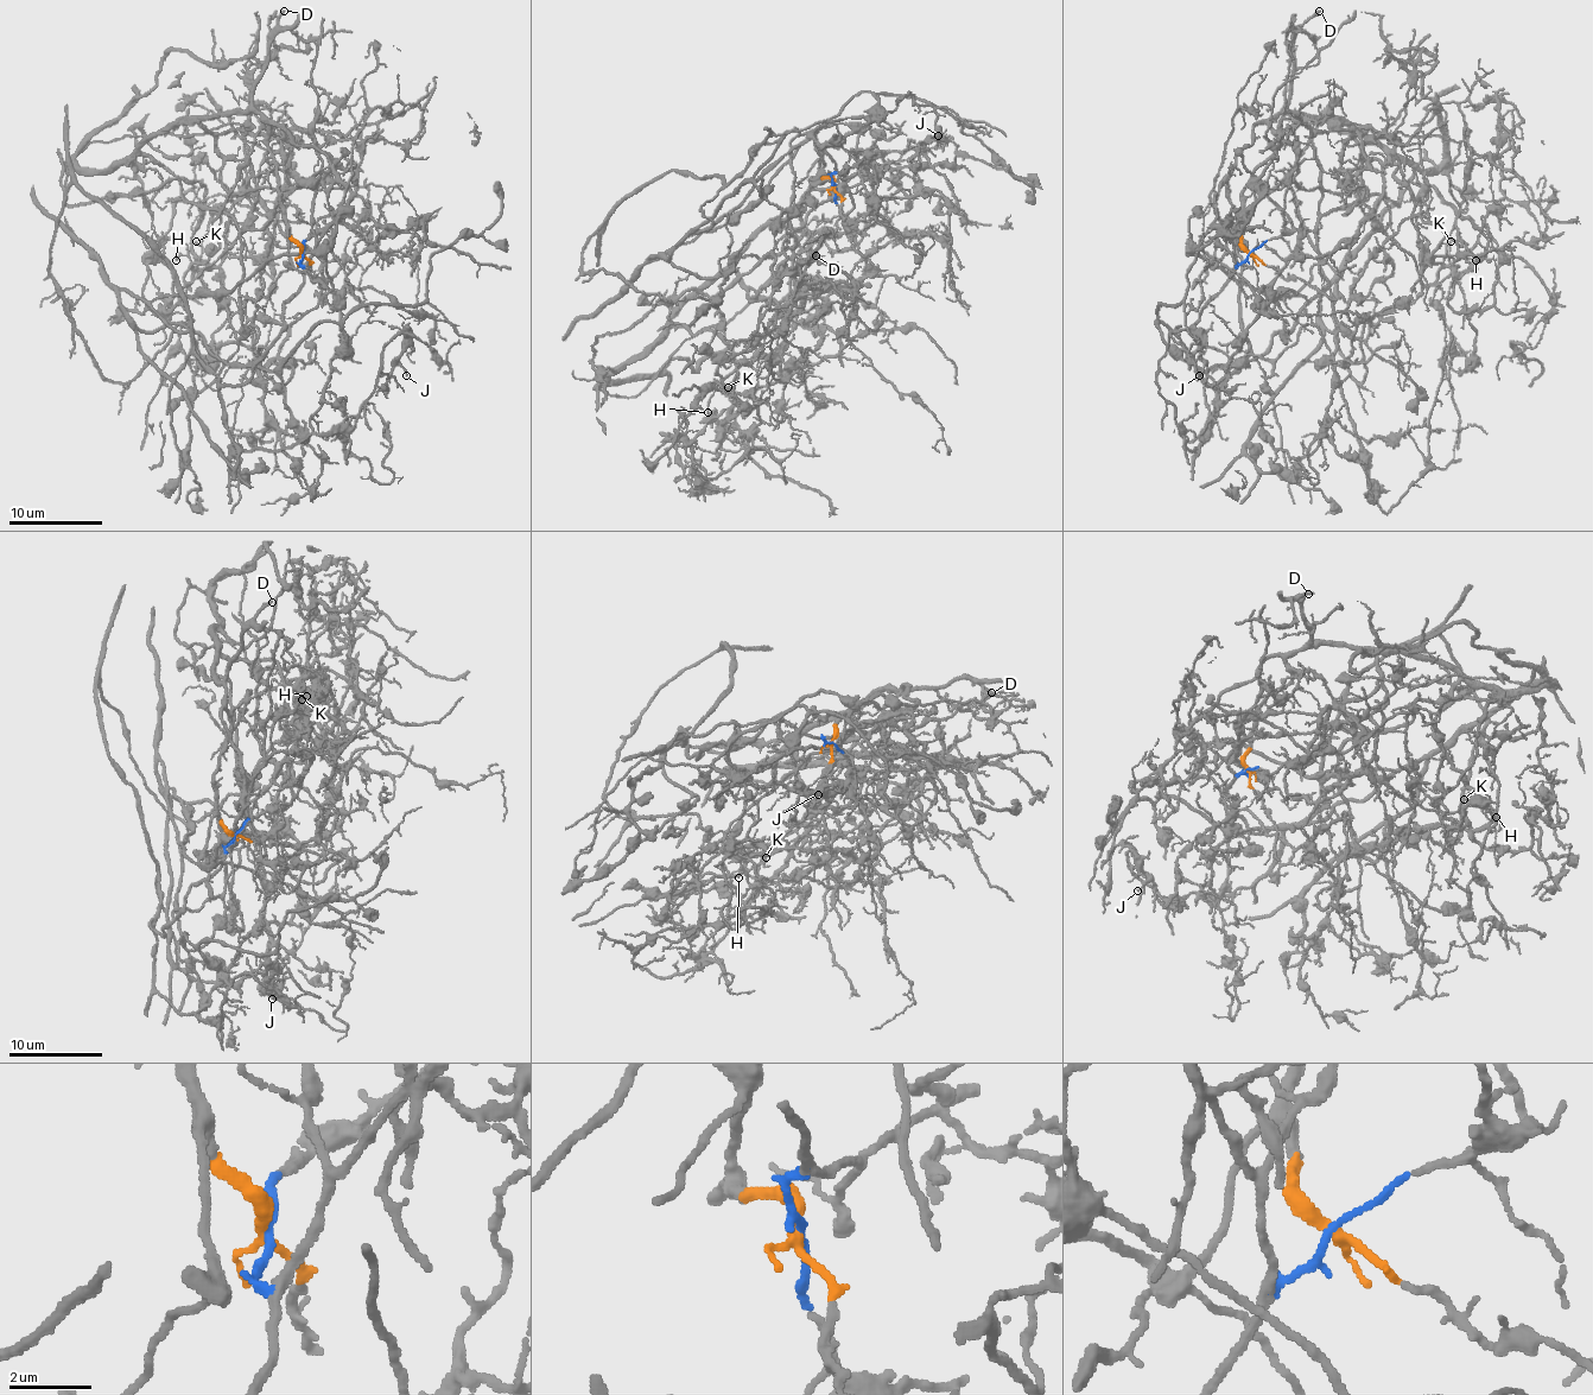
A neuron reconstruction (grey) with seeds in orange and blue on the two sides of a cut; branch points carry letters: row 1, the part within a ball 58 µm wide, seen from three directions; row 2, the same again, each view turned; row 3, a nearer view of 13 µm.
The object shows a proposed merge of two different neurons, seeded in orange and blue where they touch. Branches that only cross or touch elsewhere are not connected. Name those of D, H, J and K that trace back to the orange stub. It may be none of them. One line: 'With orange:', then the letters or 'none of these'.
With orange: D

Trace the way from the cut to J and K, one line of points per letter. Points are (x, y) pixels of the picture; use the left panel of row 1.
J: (302, 252), (304, 285), (273, 346), (220, 391), (229, 435), (273, 451), (346, 432), (404, 329), (406, 376)
K: (302, 252), (285, 329), (222, 386), (177, 273), (70, 186), (54, 285), (107, 379), (189, 322), (196, 240)

